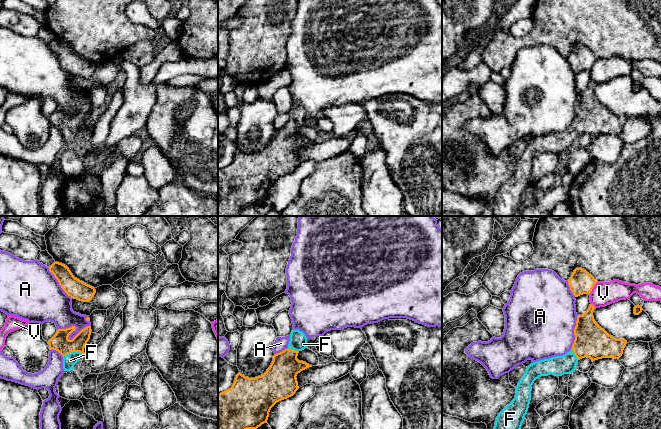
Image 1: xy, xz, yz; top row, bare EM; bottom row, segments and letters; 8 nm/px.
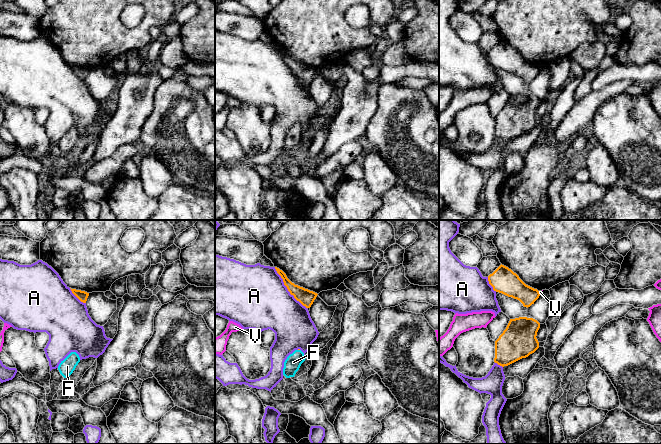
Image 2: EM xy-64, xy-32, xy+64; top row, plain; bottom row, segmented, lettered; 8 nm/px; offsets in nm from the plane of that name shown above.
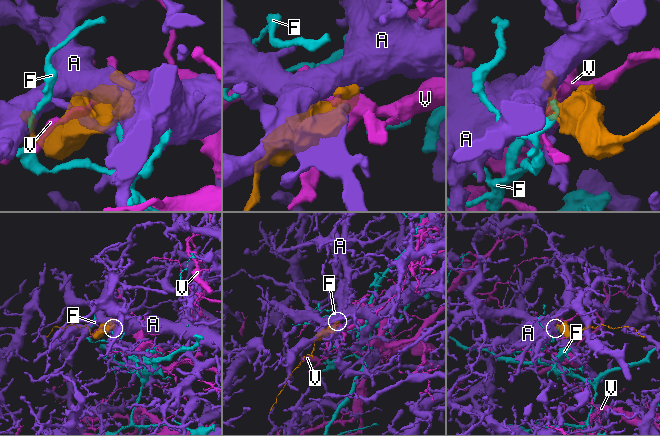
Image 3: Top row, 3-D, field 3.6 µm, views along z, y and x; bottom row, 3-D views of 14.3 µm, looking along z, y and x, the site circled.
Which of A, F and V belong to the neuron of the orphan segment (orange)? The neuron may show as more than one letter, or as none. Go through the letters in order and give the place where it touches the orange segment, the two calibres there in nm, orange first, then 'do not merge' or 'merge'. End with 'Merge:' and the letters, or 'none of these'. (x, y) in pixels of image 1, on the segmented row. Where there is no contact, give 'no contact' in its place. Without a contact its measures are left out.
A: xy (70, 333) | 140/260 nm | do not merge
F: xy (72, 351) | 140/100 nm | merge
V: yz (592, 288) | 190/190 nm | do not merge
Merge: F

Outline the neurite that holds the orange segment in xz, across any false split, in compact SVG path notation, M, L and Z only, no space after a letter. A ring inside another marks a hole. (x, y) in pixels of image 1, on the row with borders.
M292 330L288 348L273 356L273 361L267 371L258 377L248 378L238 373L232 387L218 395L218 429L257 429L262 424L267 423L271 408L279 401L293 396L299 389L297 374L312 367L306 362L297 359L298 353L307 348L307 338L299 330Z

